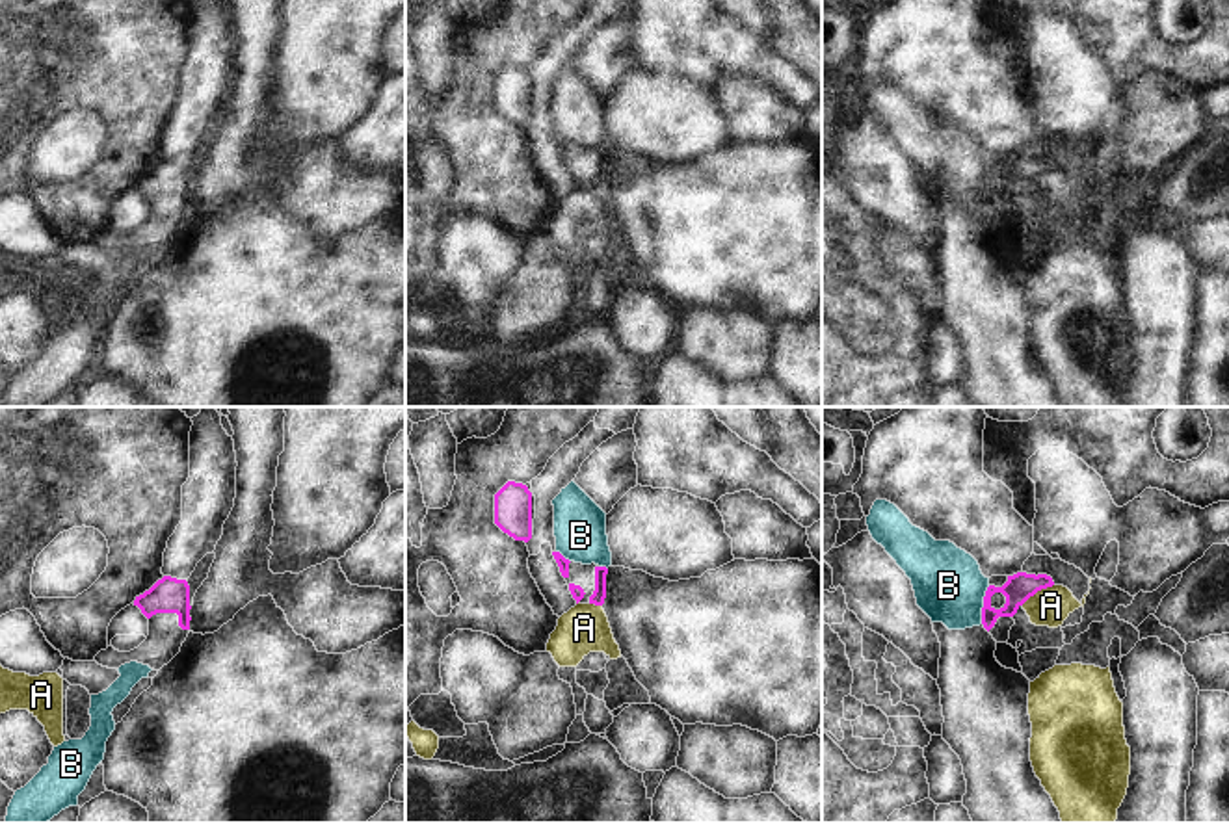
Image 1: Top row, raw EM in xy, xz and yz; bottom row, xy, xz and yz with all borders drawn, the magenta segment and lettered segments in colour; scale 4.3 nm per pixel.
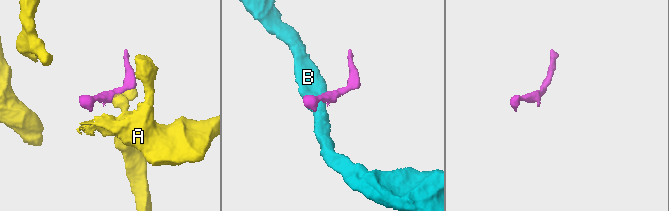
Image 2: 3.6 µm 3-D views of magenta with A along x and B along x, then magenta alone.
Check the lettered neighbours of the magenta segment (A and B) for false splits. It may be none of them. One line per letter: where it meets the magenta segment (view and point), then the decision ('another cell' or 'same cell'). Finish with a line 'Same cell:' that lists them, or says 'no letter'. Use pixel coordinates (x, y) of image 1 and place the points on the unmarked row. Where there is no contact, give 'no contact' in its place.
A: yz (1036, 175) | another cell
B: yz (984, 188) | another cell
Same cell: no letter

